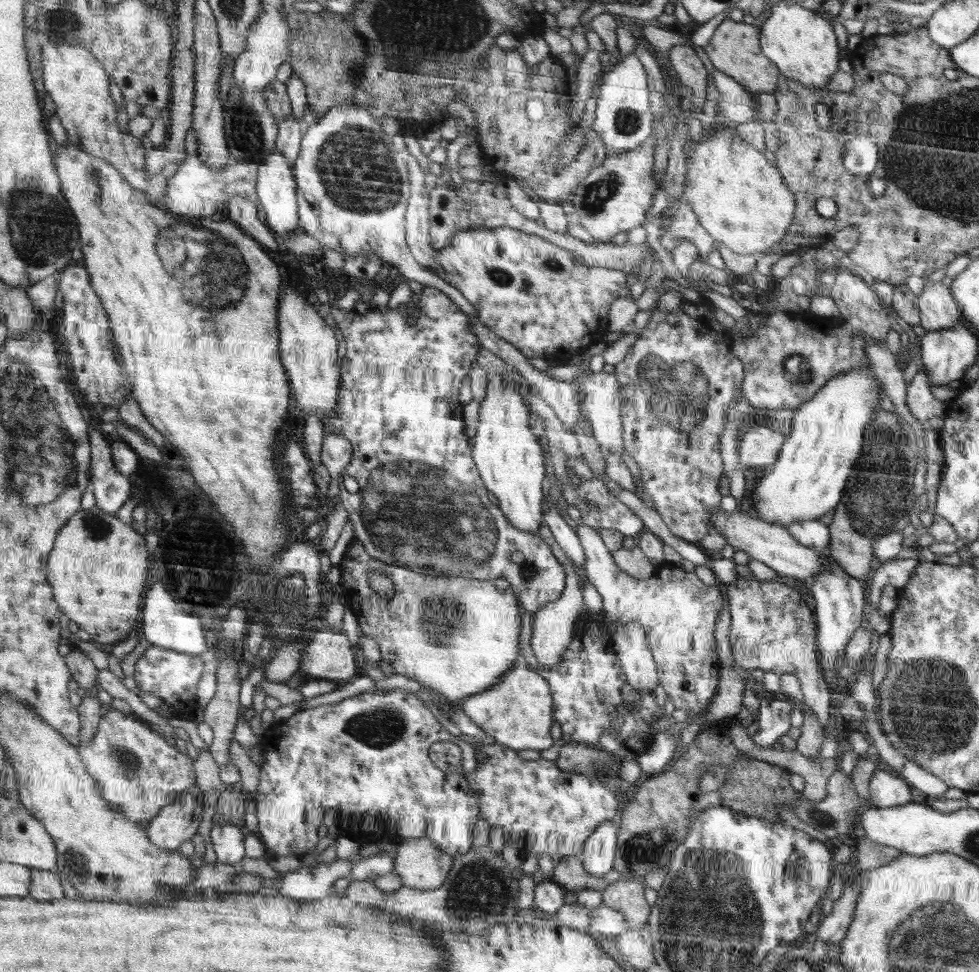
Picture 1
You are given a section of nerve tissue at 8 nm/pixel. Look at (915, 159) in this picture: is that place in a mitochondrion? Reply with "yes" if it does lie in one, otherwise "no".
yes

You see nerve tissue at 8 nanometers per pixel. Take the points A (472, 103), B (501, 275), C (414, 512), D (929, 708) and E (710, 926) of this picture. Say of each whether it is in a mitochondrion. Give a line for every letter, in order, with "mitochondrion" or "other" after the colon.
A: other
B: mitochondrion
C: mitochondrion
D: mitochondrion
E: mitochondrion

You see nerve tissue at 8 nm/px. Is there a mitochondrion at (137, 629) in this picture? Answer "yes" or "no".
no

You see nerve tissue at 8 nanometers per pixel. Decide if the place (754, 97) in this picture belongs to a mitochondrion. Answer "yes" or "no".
no

